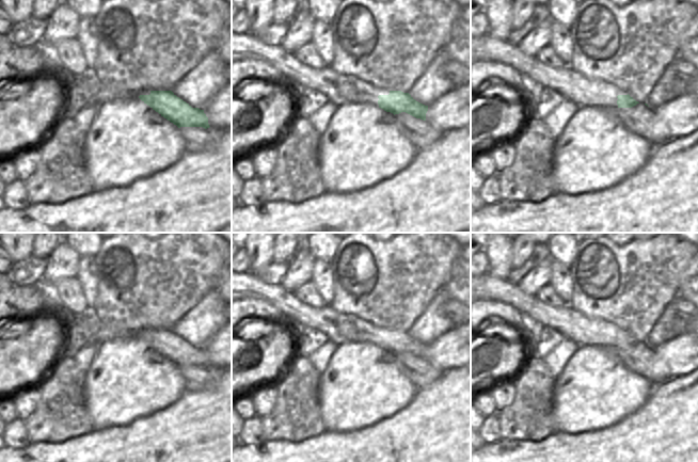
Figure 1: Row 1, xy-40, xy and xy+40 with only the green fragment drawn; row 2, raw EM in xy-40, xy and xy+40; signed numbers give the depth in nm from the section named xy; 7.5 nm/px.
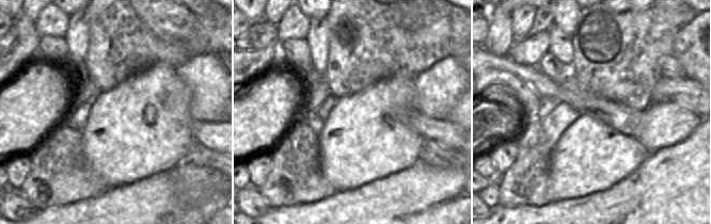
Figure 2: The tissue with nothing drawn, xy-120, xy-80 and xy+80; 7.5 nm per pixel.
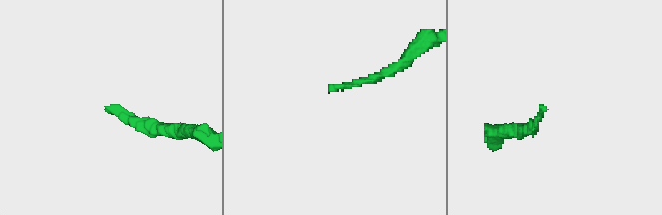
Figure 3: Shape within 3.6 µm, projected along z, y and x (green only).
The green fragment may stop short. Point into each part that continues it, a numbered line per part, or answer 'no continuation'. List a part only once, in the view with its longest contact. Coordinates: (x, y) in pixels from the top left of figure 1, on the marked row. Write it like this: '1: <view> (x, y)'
1: xy (338, 89)

